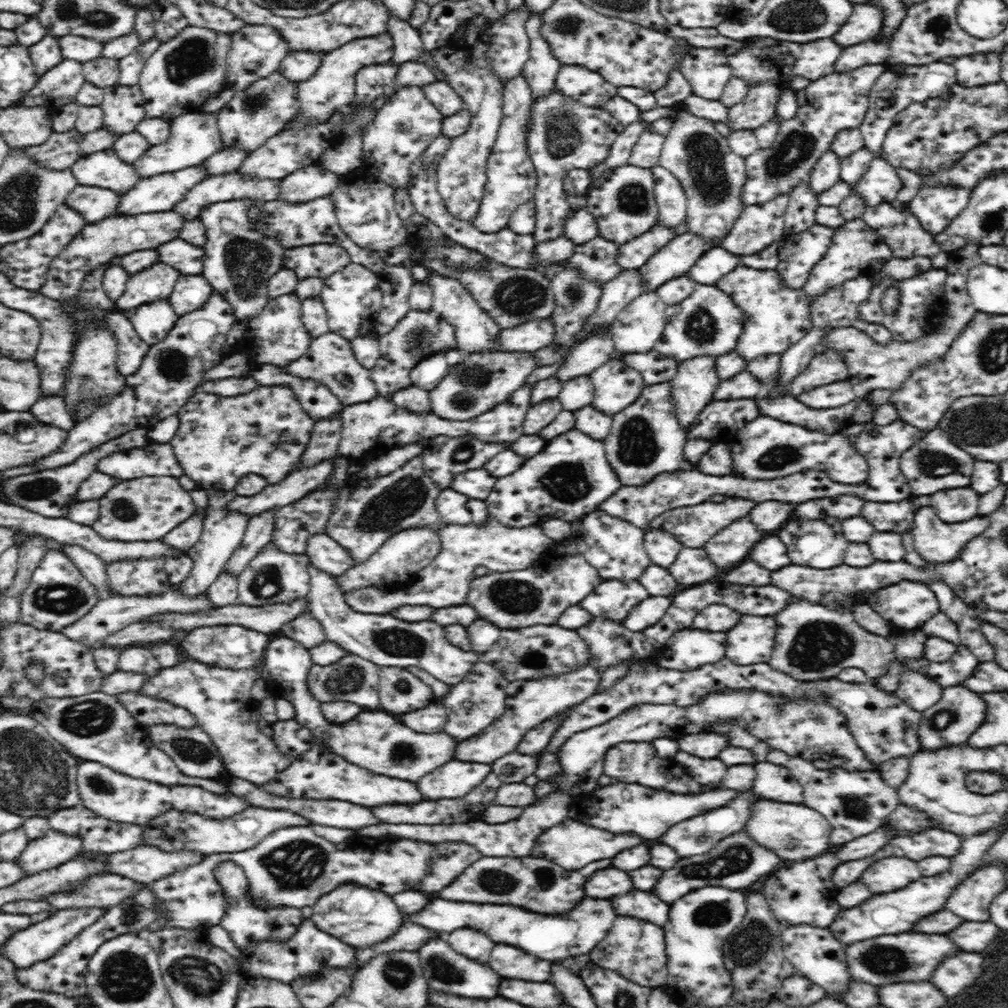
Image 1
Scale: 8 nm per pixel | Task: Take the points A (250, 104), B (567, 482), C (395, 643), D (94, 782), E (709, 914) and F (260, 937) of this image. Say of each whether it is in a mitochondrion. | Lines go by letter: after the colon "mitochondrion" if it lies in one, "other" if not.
A: mitochondrion
B: mitochondrion
C: mitochondrion
D: mitochondrion
E: mitochondrion
F: other

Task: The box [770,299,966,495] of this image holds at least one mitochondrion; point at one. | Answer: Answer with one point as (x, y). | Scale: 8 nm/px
(932, 463)

